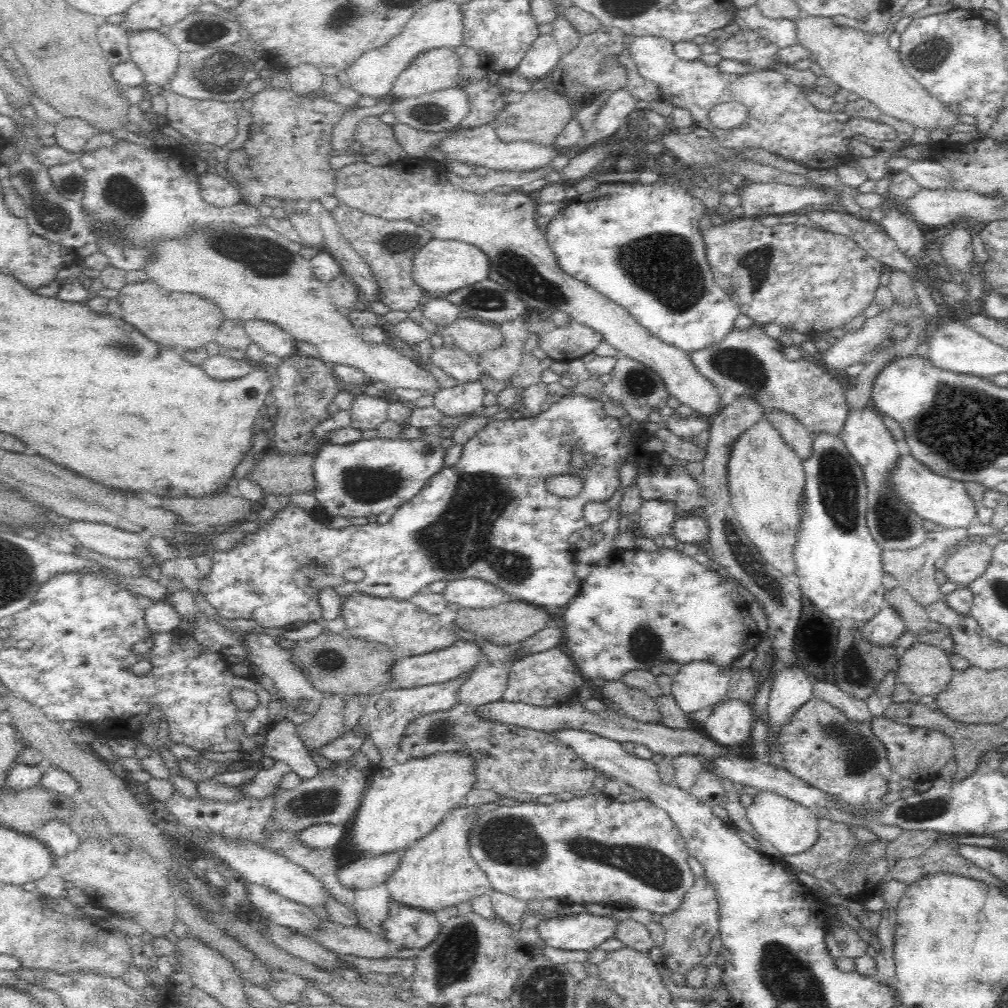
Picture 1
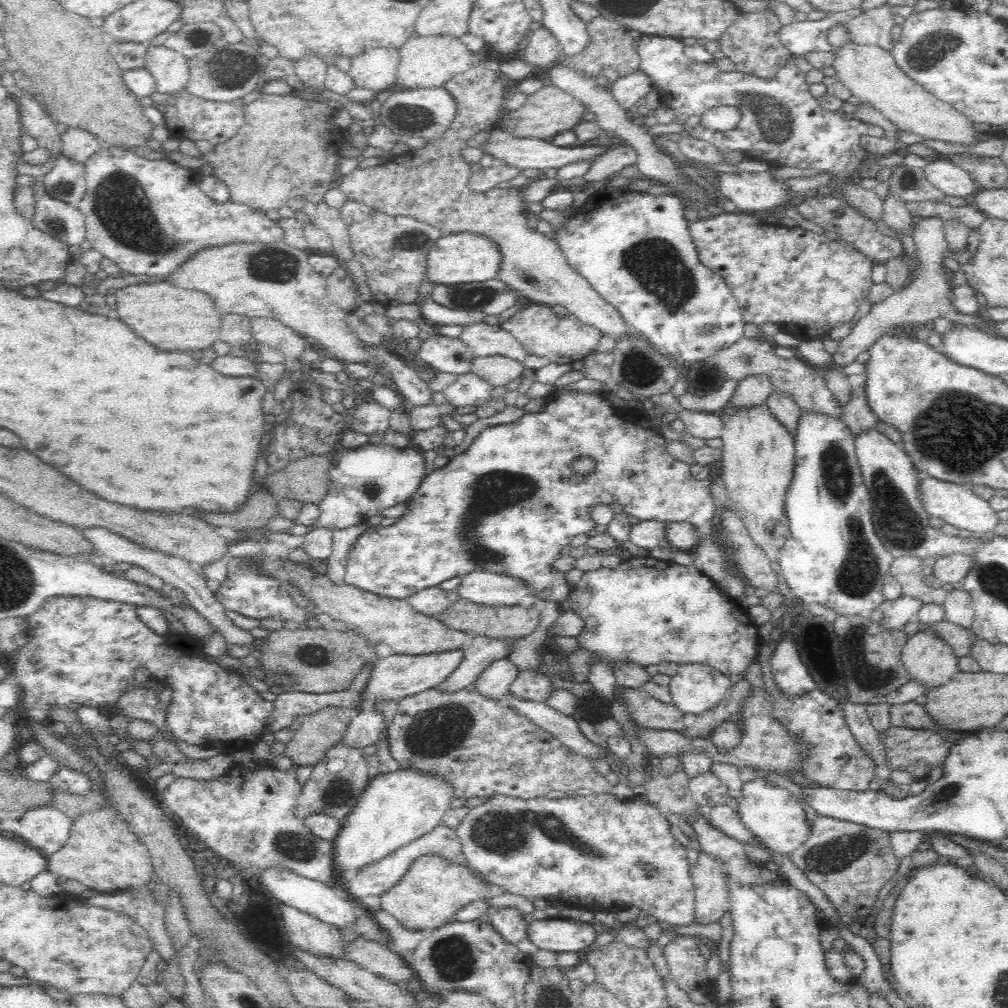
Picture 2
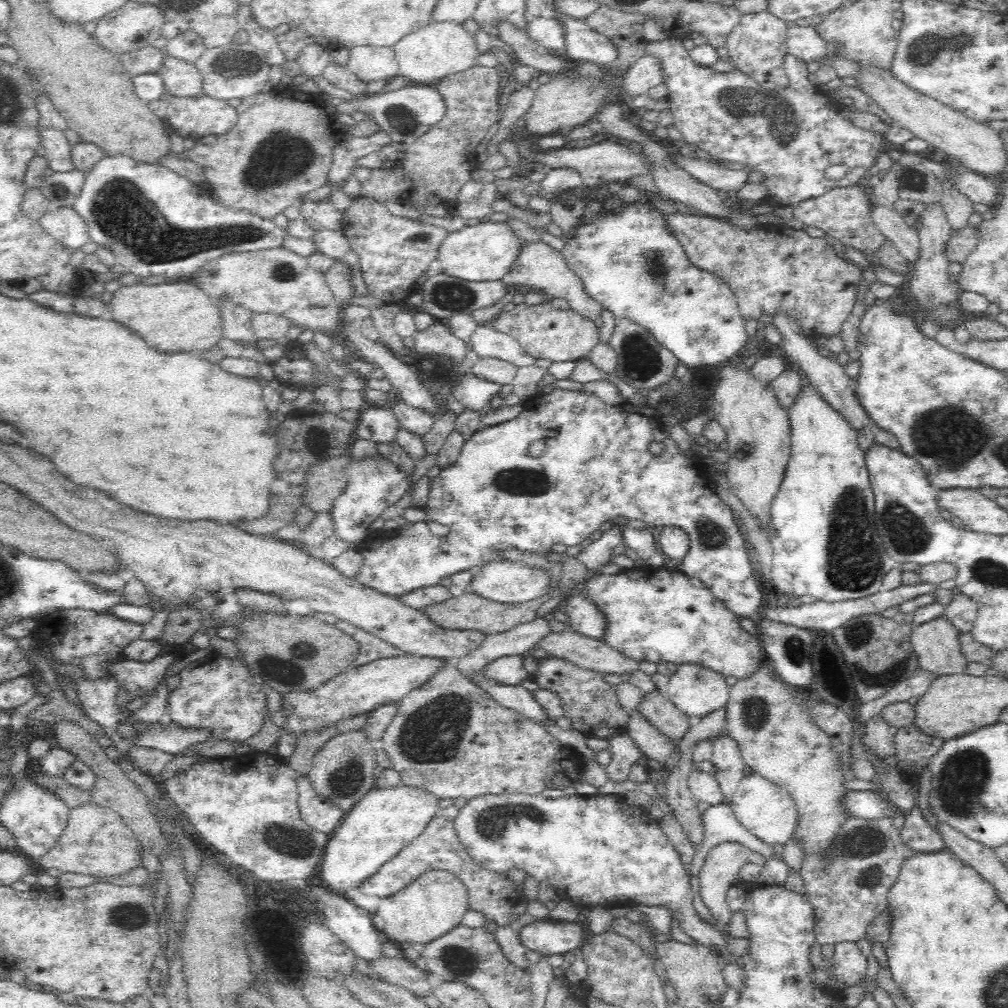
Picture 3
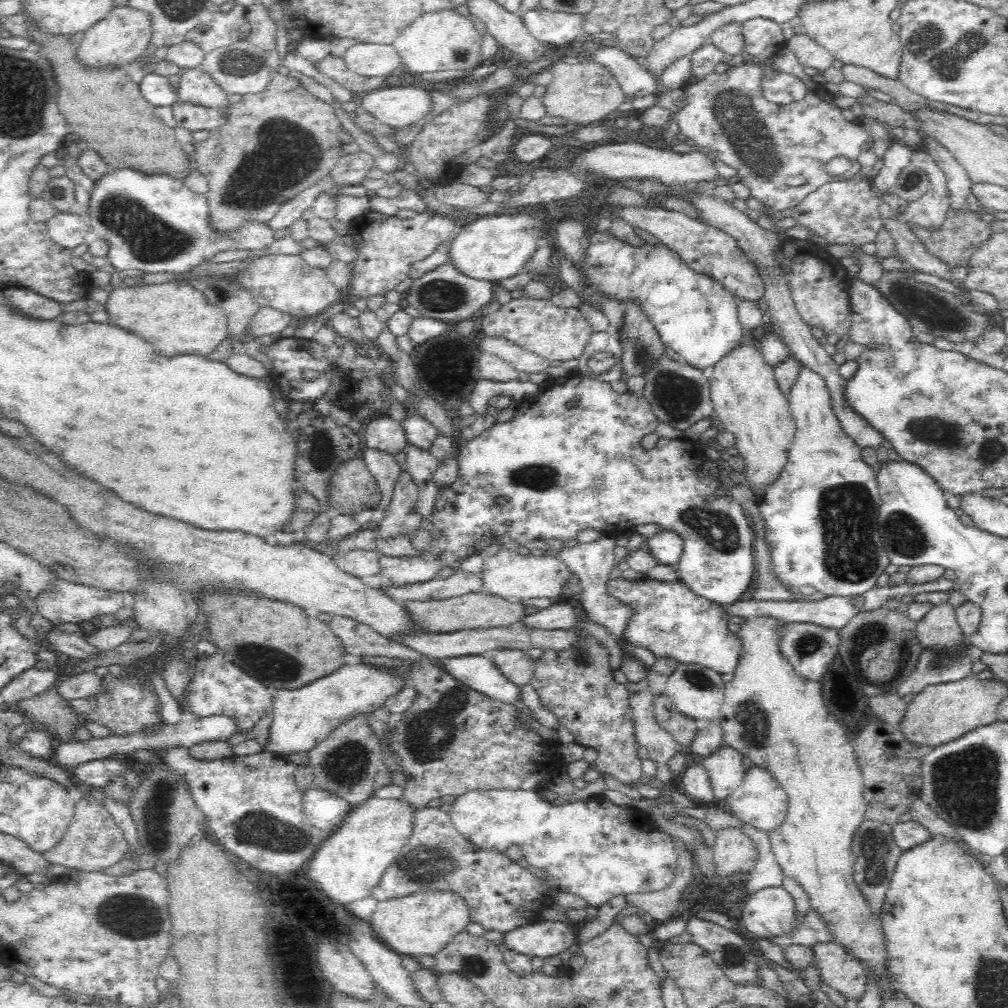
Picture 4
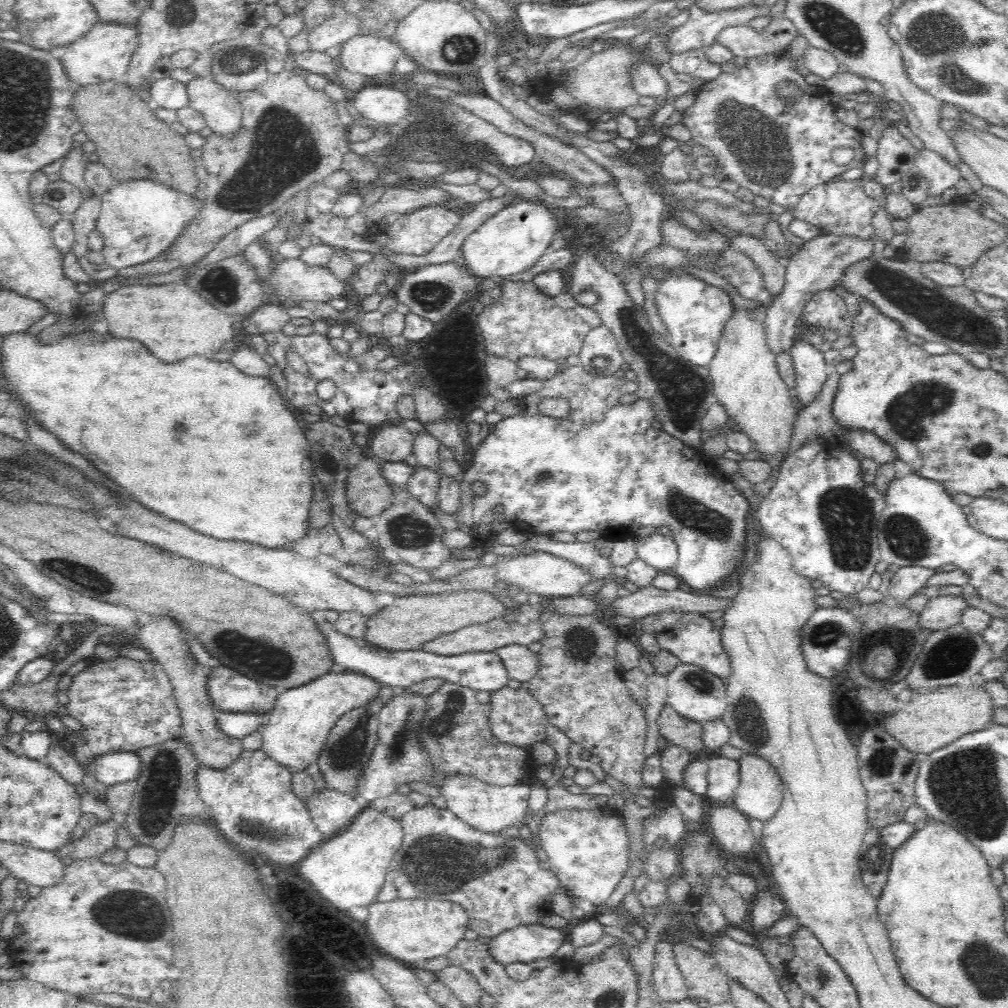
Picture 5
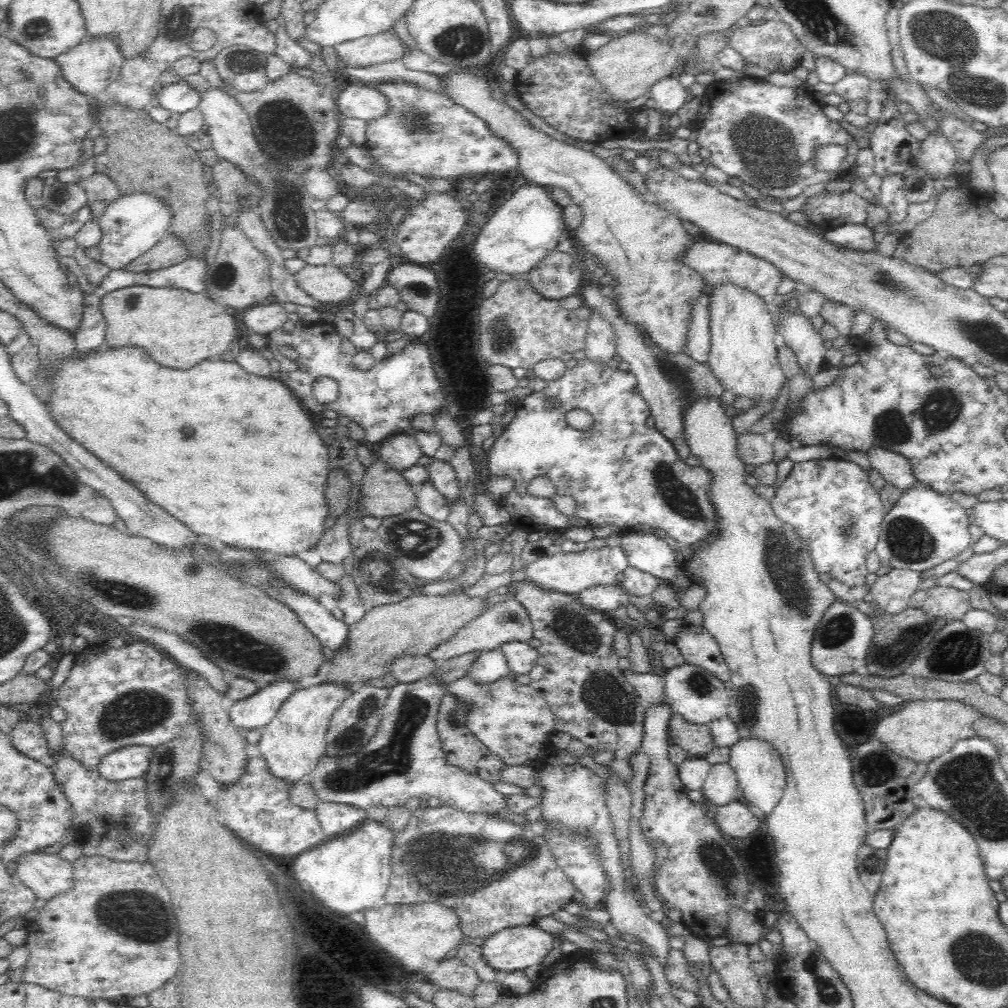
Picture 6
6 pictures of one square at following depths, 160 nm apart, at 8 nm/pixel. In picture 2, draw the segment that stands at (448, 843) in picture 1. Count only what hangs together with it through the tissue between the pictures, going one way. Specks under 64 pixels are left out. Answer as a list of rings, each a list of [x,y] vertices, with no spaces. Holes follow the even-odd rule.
[[[437,854],[418,856],[406,874],[381,894],[381,907],[391,914],[409,931],[431,931],[443,926],[464,906],[502,894],[499,886],[490,884],[465,862],[452,862]]]

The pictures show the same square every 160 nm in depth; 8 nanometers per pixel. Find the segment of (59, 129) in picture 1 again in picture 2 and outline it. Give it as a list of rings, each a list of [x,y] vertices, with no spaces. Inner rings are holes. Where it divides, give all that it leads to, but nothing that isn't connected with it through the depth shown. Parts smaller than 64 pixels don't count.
[[[68,128],[60,133],[60,152],[71,160],[86,163],[86,160],[100,150],[100,145],[93,134],[83,128]]]

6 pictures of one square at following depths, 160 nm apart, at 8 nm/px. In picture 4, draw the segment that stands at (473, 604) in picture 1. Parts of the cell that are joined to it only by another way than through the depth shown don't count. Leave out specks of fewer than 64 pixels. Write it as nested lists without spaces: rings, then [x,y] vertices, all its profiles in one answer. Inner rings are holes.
[[[503,548],[493,556],[484,556],[480,577],[482,577],[483,592],[498,598],[520,601],[557,597],[571,574],[563,560],[550,552],[545,556],[537,557],[526,552],[520,555],[514,550]]]

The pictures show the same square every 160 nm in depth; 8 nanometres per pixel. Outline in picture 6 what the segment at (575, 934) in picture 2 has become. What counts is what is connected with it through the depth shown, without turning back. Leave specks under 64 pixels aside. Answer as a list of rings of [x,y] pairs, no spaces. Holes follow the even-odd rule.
[[[537,925],[511,927],[493,934],[483,943],[483,957],[488,966],[506,973],[541,964],[553,949],[553,934]]]

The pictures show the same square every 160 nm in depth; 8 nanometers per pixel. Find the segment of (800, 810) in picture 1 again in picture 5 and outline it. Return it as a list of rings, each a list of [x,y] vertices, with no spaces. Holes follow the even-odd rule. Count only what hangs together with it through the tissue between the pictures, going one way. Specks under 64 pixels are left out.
[[[747,754],[739,760],[740,784],[731,805],[742,815],[766,824],[783,803],[781,779],[766,759]]]

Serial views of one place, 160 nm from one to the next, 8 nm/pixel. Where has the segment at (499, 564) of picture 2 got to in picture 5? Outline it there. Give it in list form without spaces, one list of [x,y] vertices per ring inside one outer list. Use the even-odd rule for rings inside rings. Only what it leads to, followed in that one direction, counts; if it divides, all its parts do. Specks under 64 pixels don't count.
[[[582,365],[567,367],[564,366],[560,372],[556,373],[552,378],[543,381],[542,388],[536,393],[529,394],[521,398],[523,403],[519,413],[514,416],[504,417],[494,425],[494,430],[482,440],[478,446],[474,447],[474,454],[470,466],[466,469],[459,480],[460,498],[458,498],[458,510],[454,514],[450,514],[456,520],[456,529],[468,536],[472,536],[471,540],[492,540],[494,531],[492,524],[497,518],[494,508],[498,504],[502,504],[504,522],[514,524],[520,530],[533,535],[552,535],[556,532],[570,532],[570,534],[578,534],[584,530],[595,530],[601,536],[620,535],[625,538],[632,537],[637,528],[641,526],[654,526],[660,530],[667,531],[676,541],[680,549],[679,558],[676,563],[676,574],[678,578],[688,584],[694,592],[710,590],[722,586],[724,582],[728,582],[732,577],[736,577],[742,559],[746,550],[746,517],[750,508],[749,501],[742,493],[740,493],[732,485],[721,470],[717,468],[715,462],[705,459],[697,448],[688,447],[681,440],[670,436],[663,430],[658,430],[652,427],[652,422],[655,420],[655,412],[649,400],[636,397],[638,385],[630,380],[618,379],[615,375],[595,374],[582,368]],[[549,398],[564,398],[570,405],[569,415],[566,418],[555,418],[540,413],[538,404],[544,399]],[[472,482],[482,482],[486,484],[487,491],[483,496],[475,495],[472,491]]]

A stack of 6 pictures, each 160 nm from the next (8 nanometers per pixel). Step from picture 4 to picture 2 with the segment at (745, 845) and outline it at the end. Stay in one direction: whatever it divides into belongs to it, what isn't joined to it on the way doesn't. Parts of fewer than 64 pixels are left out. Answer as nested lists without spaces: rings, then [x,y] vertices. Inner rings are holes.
[[[698,852],[697,862],[689,872],[693,878],[694,922],[709,925],[728,912],[728,879],[718,859]]]

